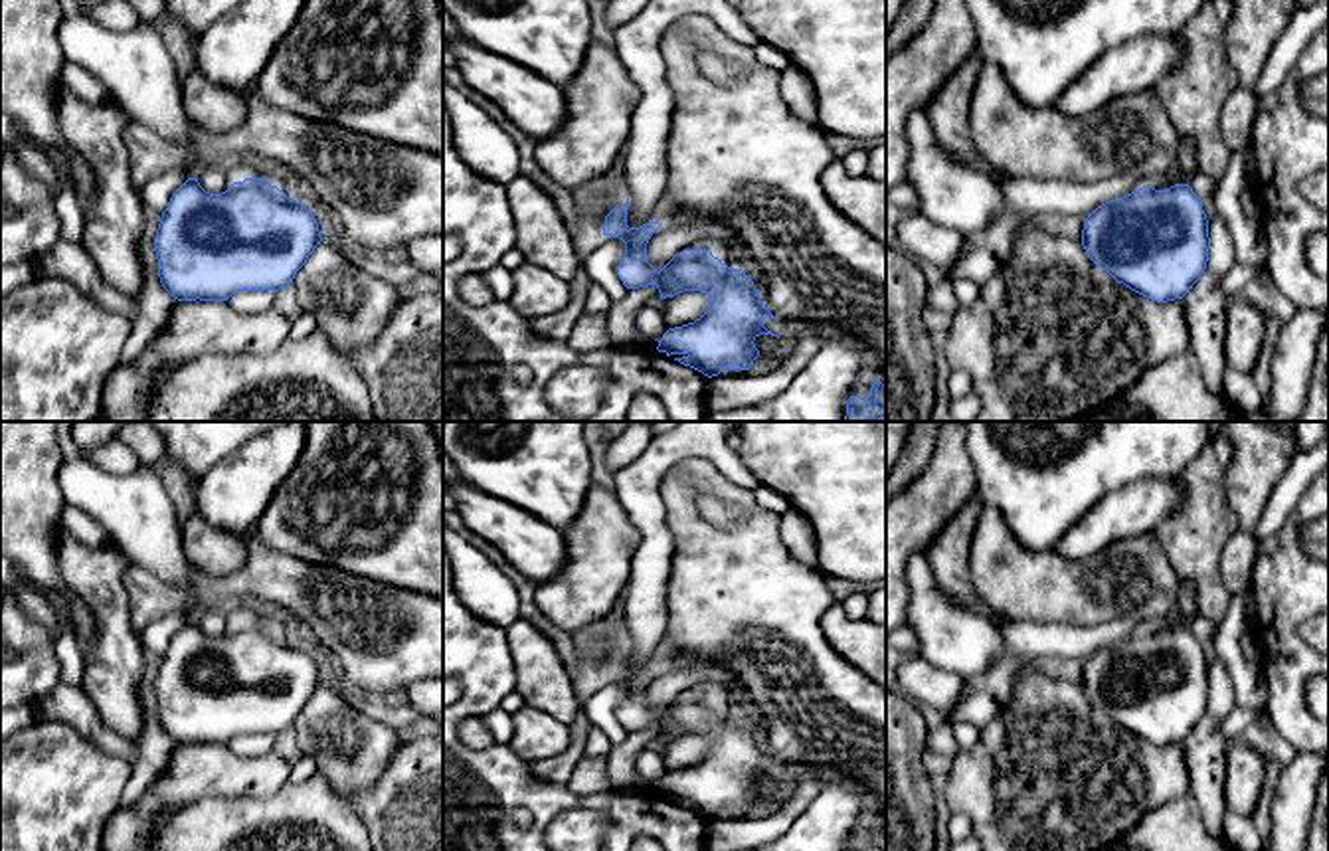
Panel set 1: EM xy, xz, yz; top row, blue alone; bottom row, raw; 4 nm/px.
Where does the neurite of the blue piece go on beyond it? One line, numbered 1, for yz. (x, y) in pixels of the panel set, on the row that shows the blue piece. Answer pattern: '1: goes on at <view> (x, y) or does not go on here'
1: does not go on here

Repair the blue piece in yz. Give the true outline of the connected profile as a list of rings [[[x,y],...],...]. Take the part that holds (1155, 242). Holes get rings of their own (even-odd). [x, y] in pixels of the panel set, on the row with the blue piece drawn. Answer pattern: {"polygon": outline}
{"polygon": [[[1149,184],[1098,206],[1082,230],[1088,257],[1131,291],[1167,303],[1183,299],[1206,269],[1210,237],[1202,200],[1189,184],[1155,190]]]}

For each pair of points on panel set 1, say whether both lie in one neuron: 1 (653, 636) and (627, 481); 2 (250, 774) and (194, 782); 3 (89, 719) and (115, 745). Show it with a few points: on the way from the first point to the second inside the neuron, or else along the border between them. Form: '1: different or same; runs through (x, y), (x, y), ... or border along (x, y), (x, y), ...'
1: same; runs through (649, 598), (649, 519)
2: same; runs through (236, 774), (208, 774)
3: same; runs through (93, 725), (109, 741)

